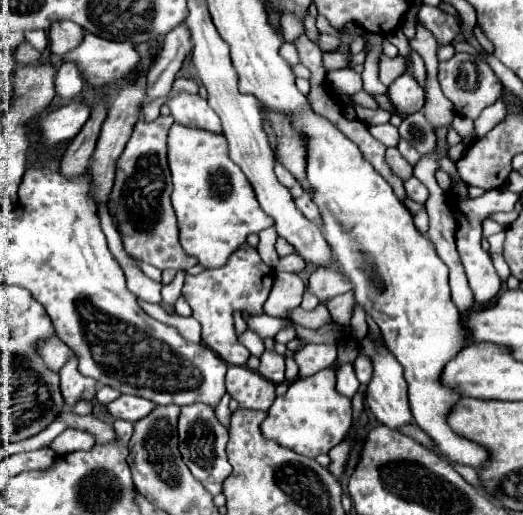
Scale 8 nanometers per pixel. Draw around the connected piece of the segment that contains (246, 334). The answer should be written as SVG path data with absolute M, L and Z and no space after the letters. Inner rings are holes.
M244 330L240 336L238 336L238 340L240 340L240 344L244 344L254 356L262 356L262 352L266 350L266 346L264 346L264 340L254 332L254 330Z

